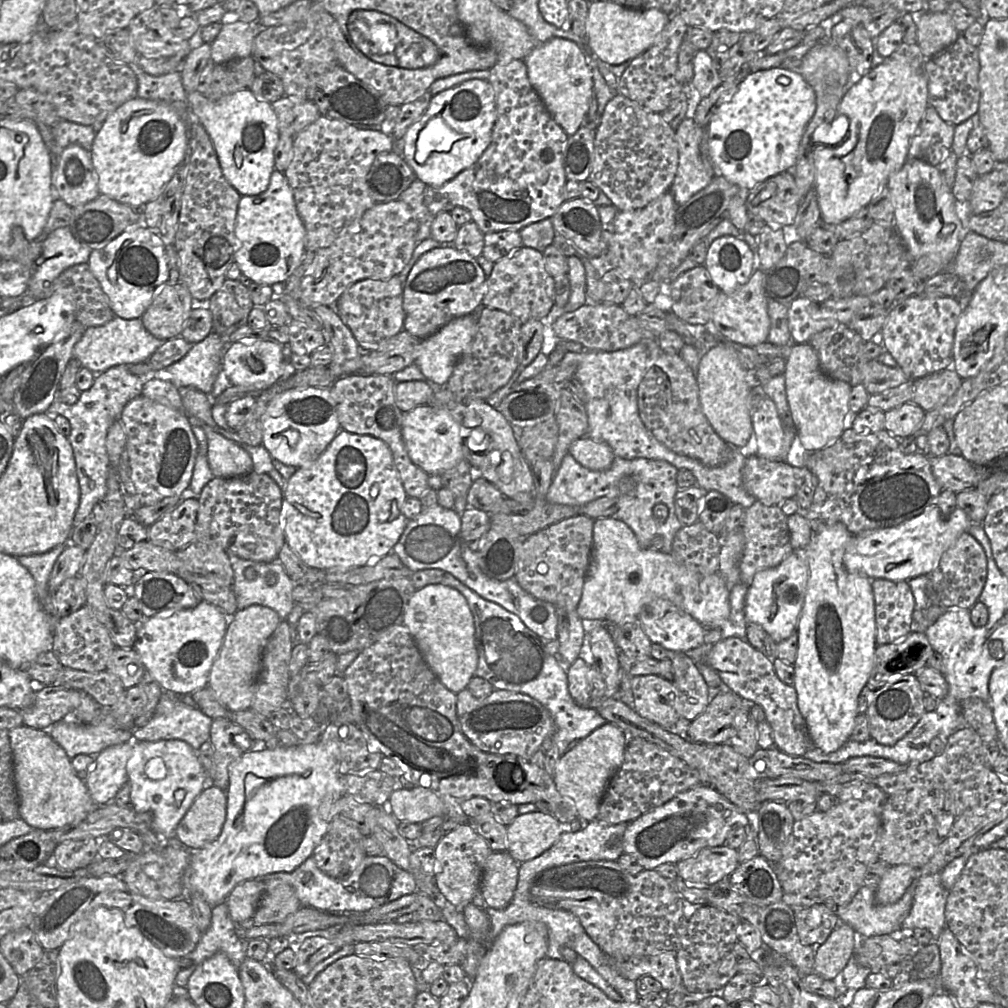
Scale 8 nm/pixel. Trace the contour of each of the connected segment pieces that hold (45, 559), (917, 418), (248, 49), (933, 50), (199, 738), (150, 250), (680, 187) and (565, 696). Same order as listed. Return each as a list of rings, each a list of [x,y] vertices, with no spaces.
[[[61,544],[42,554],[32,554],[16,557],[18,561],[25,568],[27,568],[33,576],[36,582],[37,595],[43,609],[43,601],[49,594],[48,581],[53,566],[65,547],[66,544]]]
[[[904,403],[885,412],[885,429],[894,437],[904,438],[918,433],[926,411],[912,403]]]
[[[227,12],[222,23],[221,31],[211,43],[211,62],[219,65],[251,56],[254,39],[259,32],[257,24],[230,18]]]
[[[923,11],[921,13],[911,13],[917,14],[915,17],[915,22],[917,25],[917,45],[919,46],[921,52],[926,58],[933,58],[934,56],[941,53],[946,48],[950,47],[962,33],[960,33],[954,26],[951,16],[946,12],[942,13],[931,13],[929,11]]]
[[[162,691],[159,702],[150,721],[143,727],[133,729],[133,738],[135,741],[158,741],[178,739],[188,743],[195,751],[198,751],[201,745],[210,740],[210,729],[213,719],[204,714],[198,707],[191,707],[184,703],[179,696],[185,694],[174,694]]]
[[[148,227],[125,230],[106,246],[93,249],[87,264],[99,281],[114,314],[123,319],[140,319],[159,290],[168,282],[165,246]]]
[[[685,117],[674,130],[678,147],[678,165],[670,192],[680,205],[705,188],[713,179],[705,167],[701,154],[701,139],[707,135],[706,128],[698,126],[693,118]]]
[[[419,570],[412,573],[410,580],[416,590],[420,590],[427,585],[441,584],[452,587],[463,595],[473,615],[475,627],[475,644],[478,652],[478,664],[474,676],[486,679],[492,684],[495,690],[508,690],[527,694],[540,702],[550,712],[554,720],[556,729],[553,734],[553,742],[557,745],[561,756],[569,750],[571,742],[585,738],[592,731],[607,722],[596,709],[591,707],[581,707],[573,700],[568,688],[567,672],[560,666],[559,656],[548,654],[544,650],[544,643],[546,641],[542,640],[526,627],[518,616],[507,611],[500,605],[482,598],[461,583],[452,574],[444,570]]]

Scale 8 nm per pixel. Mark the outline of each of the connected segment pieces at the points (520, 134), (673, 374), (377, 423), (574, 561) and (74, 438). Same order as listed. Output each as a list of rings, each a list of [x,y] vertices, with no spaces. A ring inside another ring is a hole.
[[[513,59],[508,63],[496,63],[489,70],[488,81],[493,86],[497,107],[490,145],[469,169],[441,187],[427,186],[424,194],[425,205],[434,216],[439,212],[450,212],[456,206],[464,207],[484,234],[503,230],[520,231],[531,223],[551,218],[565,201],[565,184],[568,180],[563,167],[563,154],[569,136],[553,119],[531,85],[524,61]]]
[[[660,354],[639,384],[637,402],[643,424],[673,452],[696,459],[708,467],[722,466],[731,460],[736,446],[725,442],[708,422],[701,409],[695,372],[679,354]]]
[[[349,375],[336,379],[330,386],[336,404],[340,428],[349,433],[369,435],[385,442],[390,448],[394,465],[403,488],[411,498],[420,498],[428,489],[428,474],[416,466],[408,456],[403,437],[404,413],[395,401],[395,381],[390,375]]]
[[[584,514],[563,519],[531,535],[520,546],[515,579],[533,597],[554,606],[576,609],[590,561],[594,520]]]
[[[96,382],[90,389],[81,392],[79,400],[75,404],[67,404],[60,400],[55,400],[49,407],[49,415],[62,415],[66,417],[71,425],[68,440],[71,444],[77,479],[79,483],[79,505],[73,519],[73,527],[77,526],[86,517],[91,515],[93,506],[106,494],[106,480],[109,471],[109,459],[106,450],[106,437],[109,428],[116,421],[120,420],[122,411],[127,403],[119,402],[115,396],[100,396]]]

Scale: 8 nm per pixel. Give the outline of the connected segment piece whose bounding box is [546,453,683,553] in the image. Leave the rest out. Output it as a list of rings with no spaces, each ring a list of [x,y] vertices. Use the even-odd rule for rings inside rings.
[[[568,453],[553,476],[546,500],[556,504],[582,506],[601,497],[616,498],[617,510],[612,517],[629,526],[639,545],[650,549],[652,539],[661,535],[664,539],[661,551],[671,553],[674,537],[683,527],[675,510],[675,496],[679,490],[677,472],[678,469],[665,460],[625,459],[618,456],[614,458],[609,469],[593,471],[582,466]],[[660,503],[668,508],[668,516],[664,523],[658,523],[653,514],[655,505]]]

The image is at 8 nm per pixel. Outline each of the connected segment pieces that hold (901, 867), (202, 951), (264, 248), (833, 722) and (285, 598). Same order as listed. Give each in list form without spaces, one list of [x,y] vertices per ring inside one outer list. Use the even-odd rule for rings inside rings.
[[[899,864],[889,867],[878,883],[876,904],[885,906],[898,902],[918,877],[919,869],[909,865]]]
[[[227,903],[212,908],[211,924],[202,934],[196,947],[184,958],[191,959],[189,967],[181,968],[175,977],[178,986],[186,987],[195,968],[217,952],[223,952],[235,968],[239,969],[246,958],[245,942],[235,933],[234,922],[229,915]]]
[[[274,170],[264,192],[240,197],[234,234],[237,240],[235,263],[253,282],[273,285],[284,282],[294,272],[305,252],[305,228],[284,173]]]
[[[835,523],[820,532],[813,534],[811,542],[805,549],[805,559],[808,564],[809,577],[807,582],[806,594],[801,614],[798,619],[797,635],[798,635],[798,652],[795,662],[793,663],[795,669],[795,680],[793,683],[797,692],[798,708],[805,719],[808,733],[810,735],[813,747],[819,748],[824,753],[831,753],[838,750],[845,742],[850,739],[851,733],[855,724],[855,717],[858,712],[858,698],[862,689],[868,683],[871,671],[874,666],[876,643],[876,621],[875,621],[875,600],[872,589],[872,580],[859,573],[848,572],[843,563],[843,557],[847,546],[849,545],[852,534],[848,531],[846,526],[842,523]]]
[[[227,553],[229,562],[233,570],[232,588],[235,594],[237,609],[244,609],[251,605],[261,605],[274,610],[282,620],[286,620],[294,608],[294,601],[292,599],[292,590],[297,585],[286,574],[282,563],[279,560],[273,562],[256,562],[252,560],[243,559],[235,554]],[[246,568],[253,568],[256,577],[253,580],[247,580],[244,572]],[[273,572],[276,575],[276,583],[269,586],[266,582],[266,574]]]

